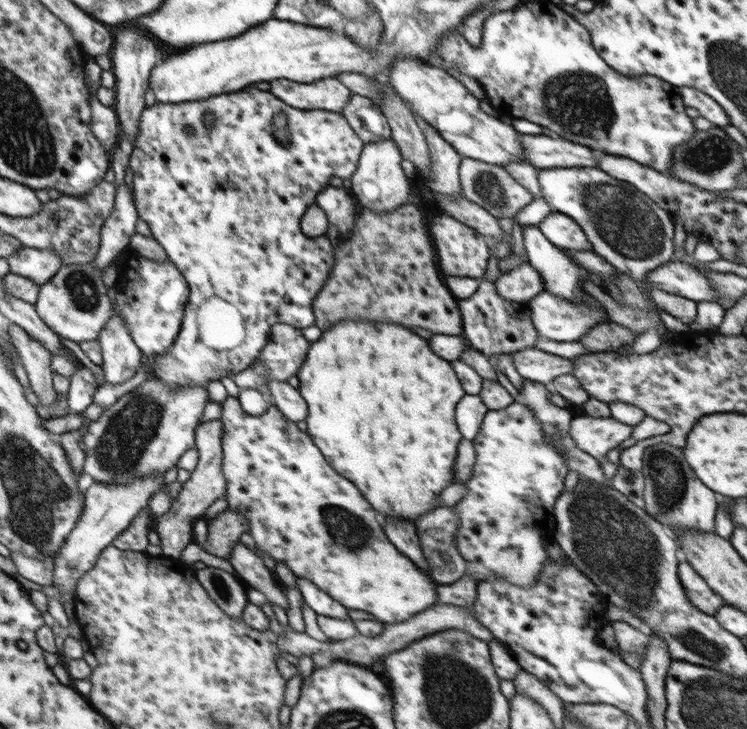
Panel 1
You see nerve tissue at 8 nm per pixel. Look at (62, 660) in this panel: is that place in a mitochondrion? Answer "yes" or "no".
no

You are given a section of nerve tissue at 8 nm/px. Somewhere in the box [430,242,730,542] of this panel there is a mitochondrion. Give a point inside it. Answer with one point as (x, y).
(666, 473)

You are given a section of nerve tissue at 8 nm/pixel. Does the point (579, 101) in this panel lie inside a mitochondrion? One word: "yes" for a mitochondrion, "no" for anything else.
yes

